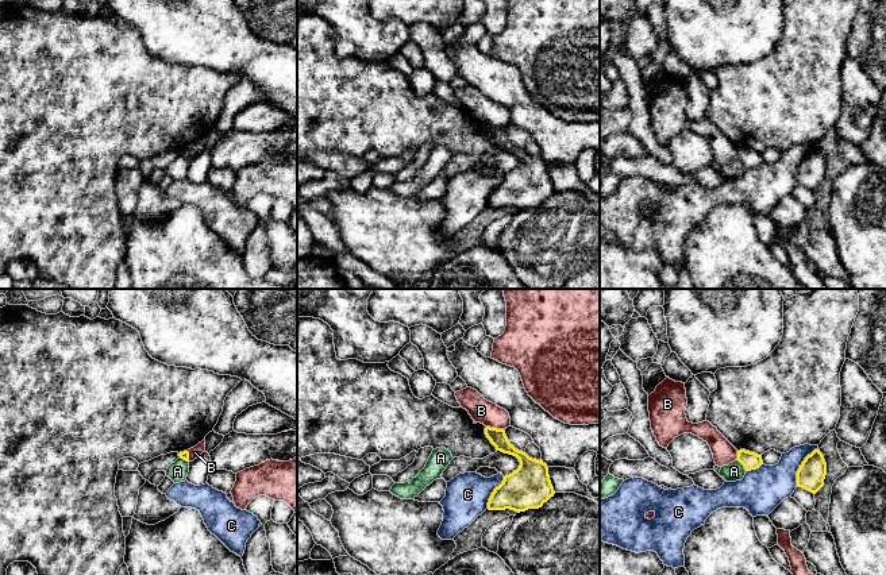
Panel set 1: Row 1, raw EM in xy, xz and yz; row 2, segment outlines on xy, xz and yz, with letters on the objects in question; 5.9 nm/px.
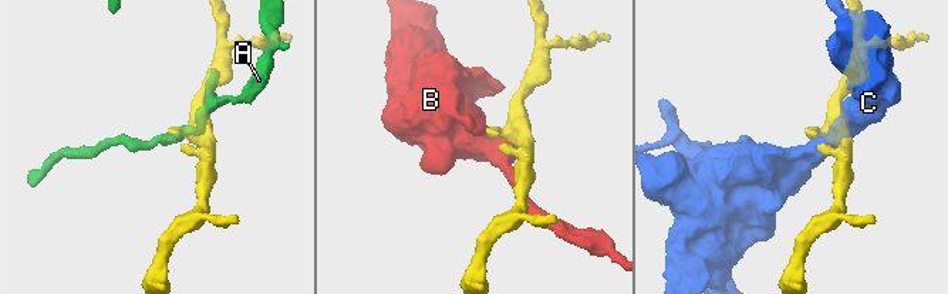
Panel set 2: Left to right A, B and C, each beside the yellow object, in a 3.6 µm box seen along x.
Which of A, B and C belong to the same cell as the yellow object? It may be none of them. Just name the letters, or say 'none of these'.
none of these

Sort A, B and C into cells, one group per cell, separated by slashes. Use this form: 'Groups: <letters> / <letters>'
Groups: A / B / C

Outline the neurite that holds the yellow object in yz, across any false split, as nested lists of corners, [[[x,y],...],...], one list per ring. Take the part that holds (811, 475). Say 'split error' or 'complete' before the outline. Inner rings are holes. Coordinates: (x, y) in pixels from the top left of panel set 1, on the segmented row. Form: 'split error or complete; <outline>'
complete; [[[814,449],[805,458],[797,471],[797,486],[816,494],[827,475],[827,463],[820,449]]]

